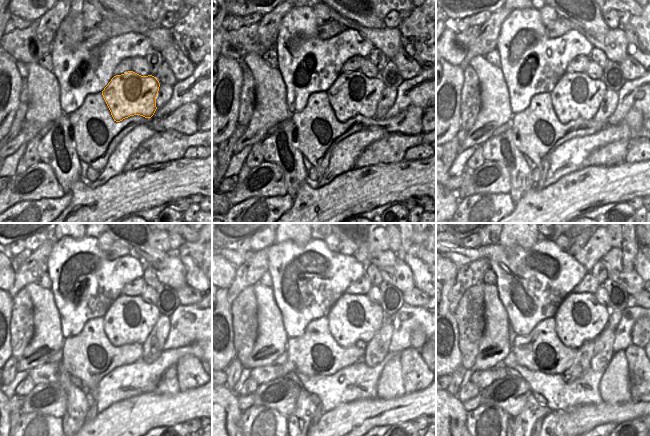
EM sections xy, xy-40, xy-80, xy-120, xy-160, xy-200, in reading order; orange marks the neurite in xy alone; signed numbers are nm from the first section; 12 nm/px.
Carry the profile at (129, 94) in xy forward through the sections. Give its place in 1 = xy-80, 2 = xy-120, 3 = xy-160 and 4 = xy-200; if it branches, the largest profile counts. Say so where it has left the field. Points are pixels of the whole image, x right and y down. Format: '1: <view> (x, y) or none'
1: xy-80 (576, 96)
2: xy-120 (129, 319)
3: xy-160 (354, 319)
4: xy-200 (580, 318)

